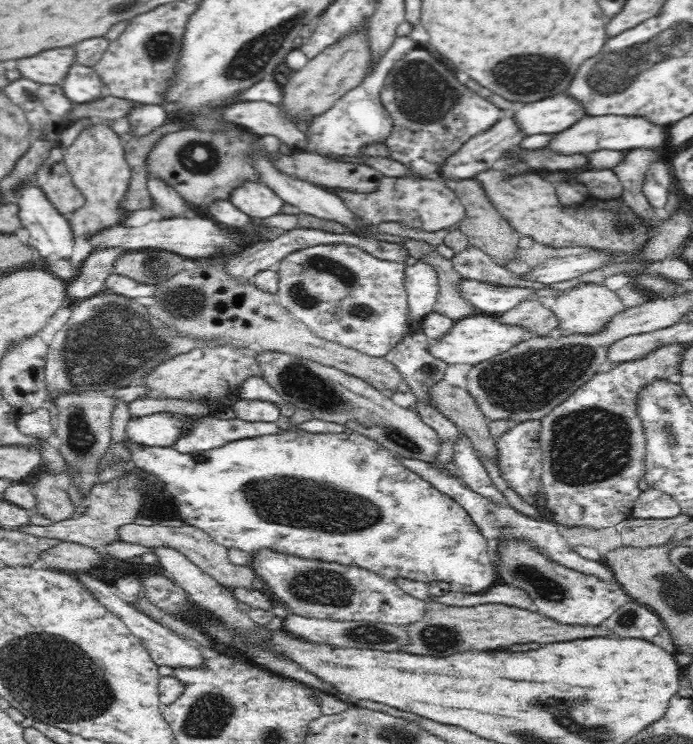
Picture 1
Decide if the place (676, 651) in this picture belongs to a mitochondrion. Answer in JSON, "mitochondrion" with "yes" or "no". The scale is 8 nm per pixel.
{"mitochondrion":"no"}

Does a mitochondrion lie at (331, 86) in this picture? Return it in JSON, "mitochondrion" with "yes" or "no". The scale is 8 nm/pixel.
{"mitochondrion":"no"}

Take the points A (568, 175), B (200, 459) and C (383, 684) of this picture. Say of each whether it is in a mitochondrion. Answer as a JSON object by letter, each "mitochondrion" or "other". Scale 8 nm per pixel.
{"A":"other","B":"mitochondrion","C":"other"}

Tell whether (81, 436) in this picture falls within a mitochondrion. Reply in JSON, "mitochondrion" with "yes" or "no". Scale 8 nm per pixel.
{"mitochondrion":"yes"}

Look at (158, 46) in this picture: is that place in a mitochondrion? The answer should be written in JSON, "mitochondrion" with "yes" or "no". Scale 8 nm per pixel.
{"mitochondrion":"yes"}

